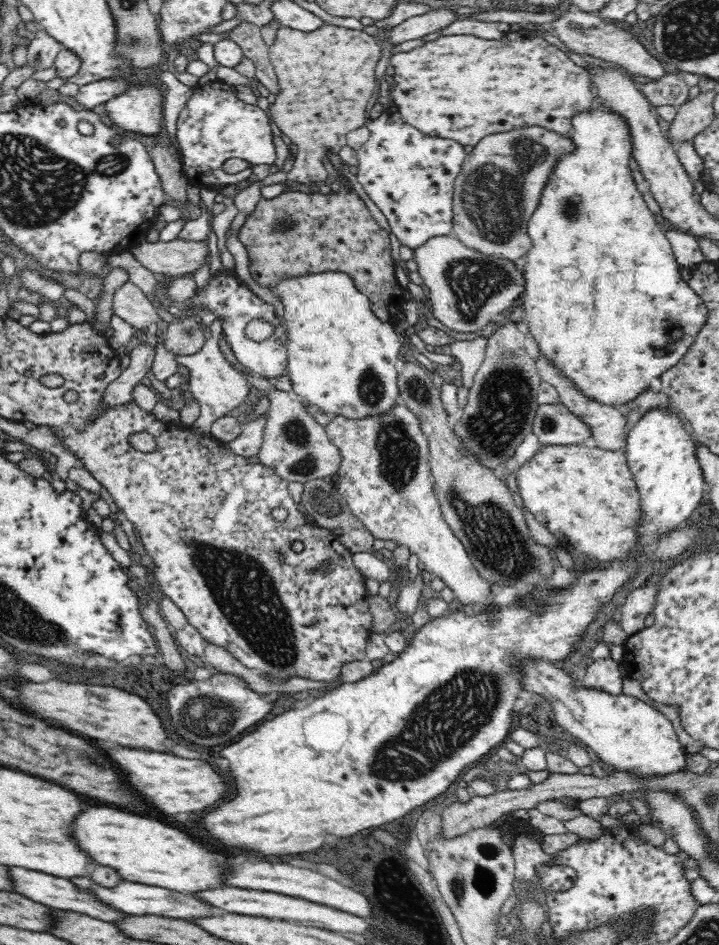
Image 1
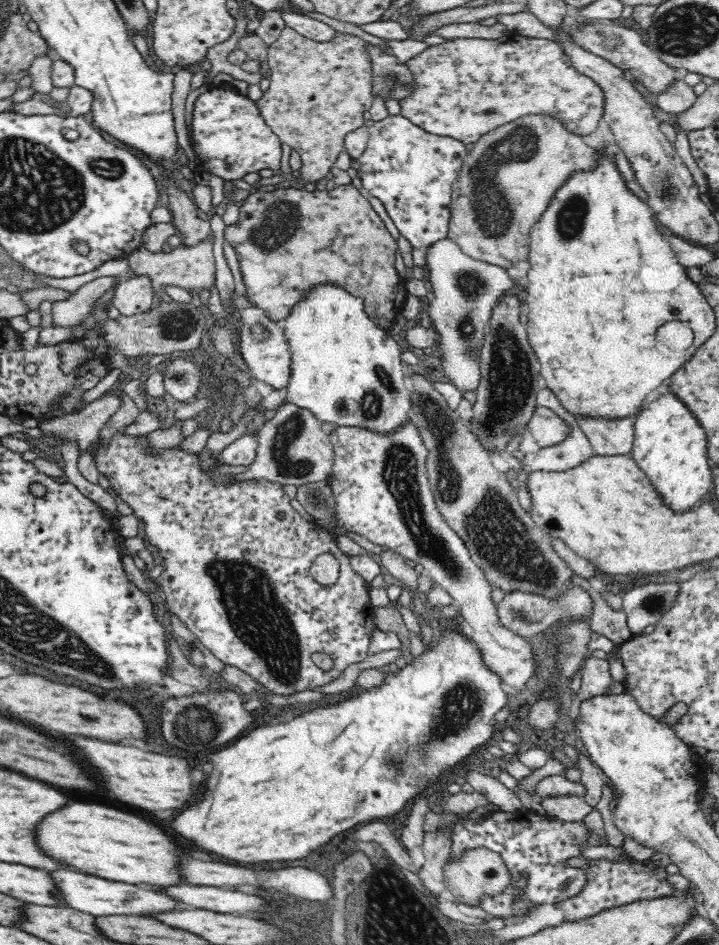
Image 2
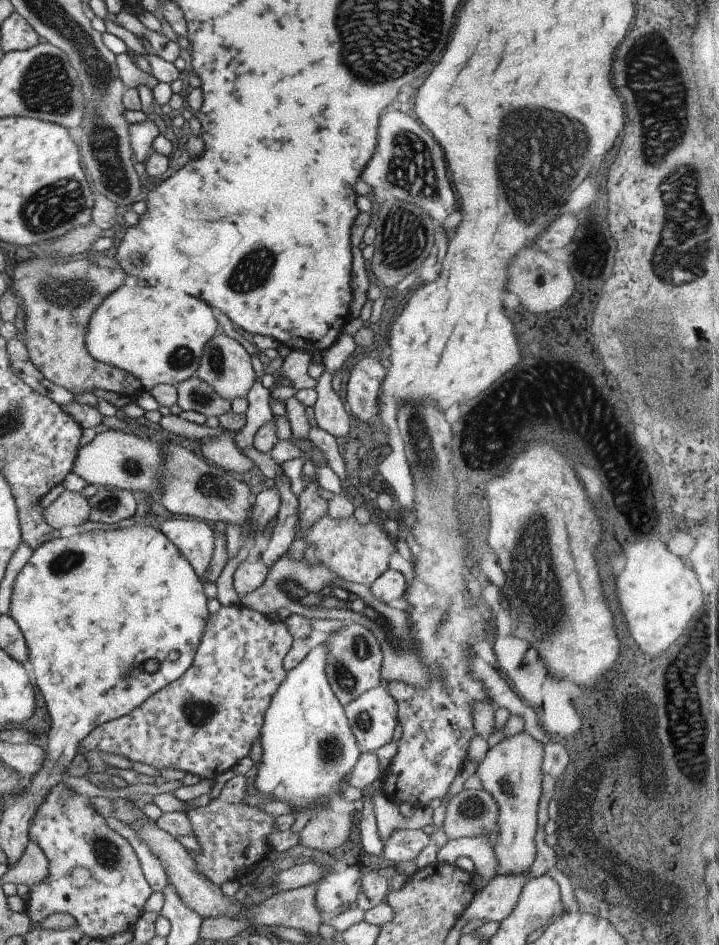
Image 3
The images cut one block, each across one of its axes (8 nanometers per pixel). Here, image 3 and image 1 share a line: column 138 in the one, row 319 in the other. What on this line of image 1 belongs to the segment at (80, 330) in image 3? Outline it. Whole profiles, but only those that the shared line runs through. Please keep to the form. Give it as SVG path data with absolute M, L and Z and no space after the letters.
M342 186L338 193L289 191L272 199L262 197L254 218L246 220L238 238L248 249L254 280L272 290L276 282L288 276L339 270L352 278L384 322L393 321L405 302L392 267L388 232L376 224L354 189Z

